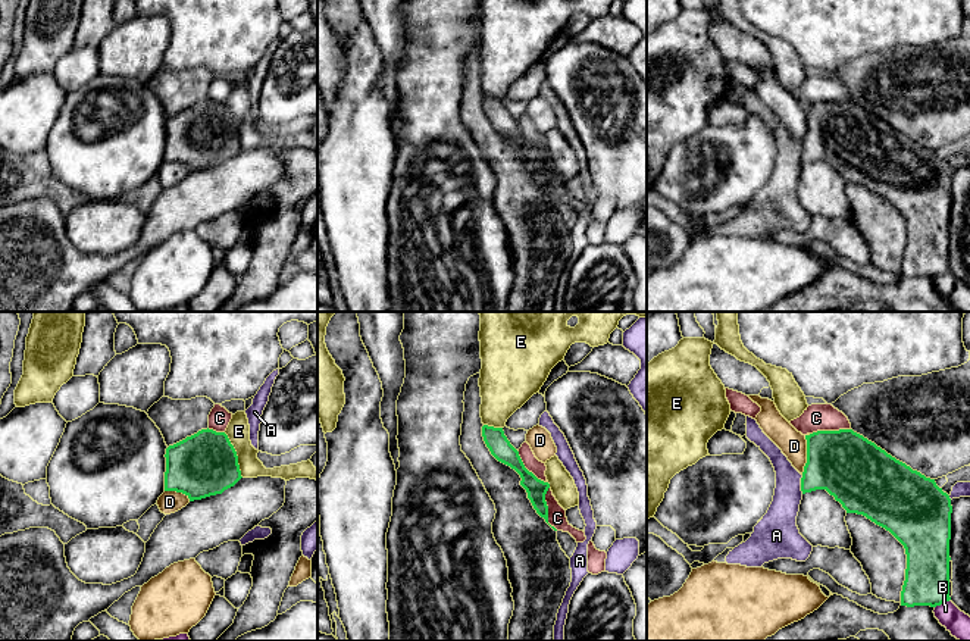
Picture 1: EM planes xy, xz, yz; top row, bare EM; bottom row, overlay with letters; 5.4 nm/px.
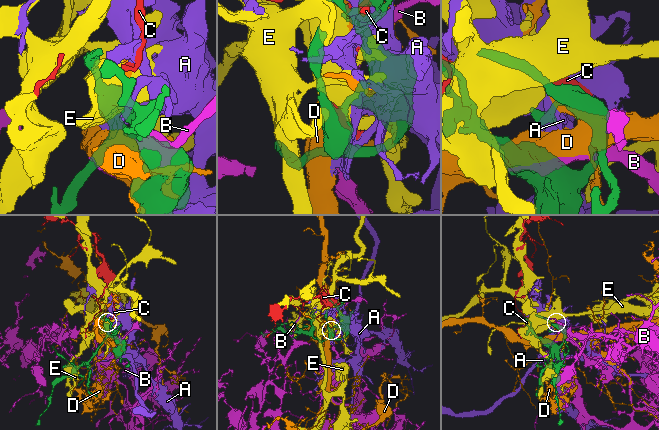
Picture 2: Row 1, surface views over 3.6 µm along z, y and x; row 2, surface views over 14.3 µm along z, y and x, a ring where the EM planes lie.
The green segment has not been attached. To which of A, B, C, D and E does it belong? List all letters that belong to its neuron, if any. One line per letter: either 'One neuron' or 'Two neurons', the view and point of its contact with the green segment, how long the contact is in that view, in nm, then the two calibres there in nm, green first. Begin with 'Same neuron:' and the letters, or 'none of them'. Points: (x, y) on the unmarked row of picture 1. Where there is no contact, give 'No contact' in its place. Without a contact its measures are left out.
Same neuron: none of them
A: Two neurons. Touches green at yz (801, 155). Shared border 100 nm. Thickness 360 nm (green) against 190 nm
B: Two neurons. Touches green at yz (942, 272). Shared border 100 nm. Thickness 240 nm (green) against 140 nm
C: Two neurons. Touches green at xz (547, 180). Shared border 240 nm. Thickness 110 nm (green) against 100 nm
D: Two neurons. Touches green at yz (807, 125). Shared border 220 nm. Thickness 360 nm (green) against 140 nm
E: Two neurons. Touches green at xy (235, 125). Shared border 260 nm. Thickness 340 nm (green) against 130 nm

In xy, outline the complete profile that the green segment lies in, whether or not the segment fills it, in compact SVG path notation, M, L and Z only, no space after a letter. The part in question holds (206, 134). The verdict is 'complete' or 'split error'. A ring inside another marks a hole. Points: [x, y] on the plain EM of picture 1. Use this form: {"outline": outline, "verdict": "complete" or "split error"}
{"outline": "M163 66L147 82L168 116L165 162L182 163L190 172L222 165L242 148L237 122L228 106L209 99L209 85L213 78L215 74L207 68L172 71Z", "verdict": "split error"}

